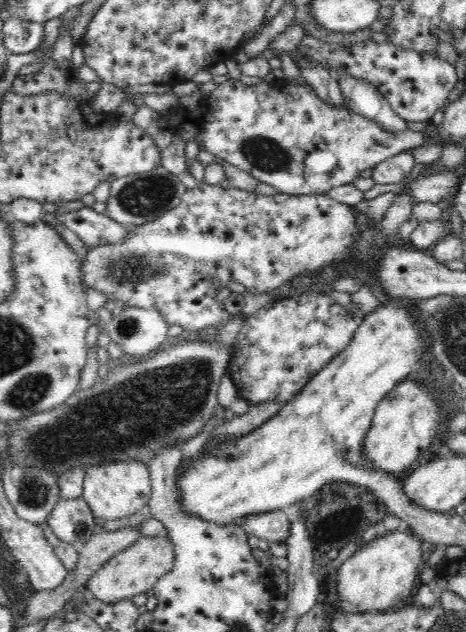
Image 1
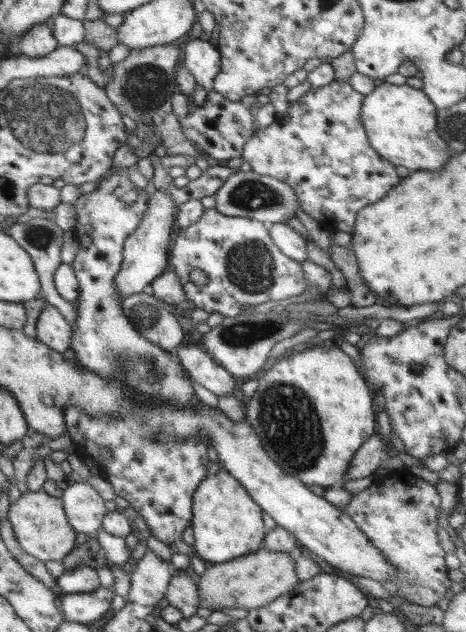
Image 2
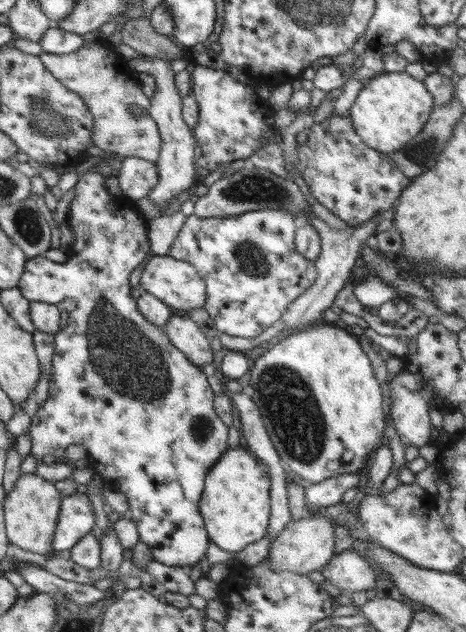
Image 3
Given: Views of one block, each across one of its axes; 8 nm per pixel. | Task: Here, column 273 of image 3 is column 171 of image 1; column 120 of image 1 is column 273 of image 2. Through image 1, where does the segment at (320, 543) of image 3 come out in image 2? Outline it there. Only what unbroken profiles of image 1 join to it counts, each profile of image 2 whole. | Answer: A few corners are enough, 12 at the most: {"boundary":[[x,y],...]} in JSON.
{"boundary":[[266,549],[214,563],[200,606],[260,608],[298,583],[294,560]]}

